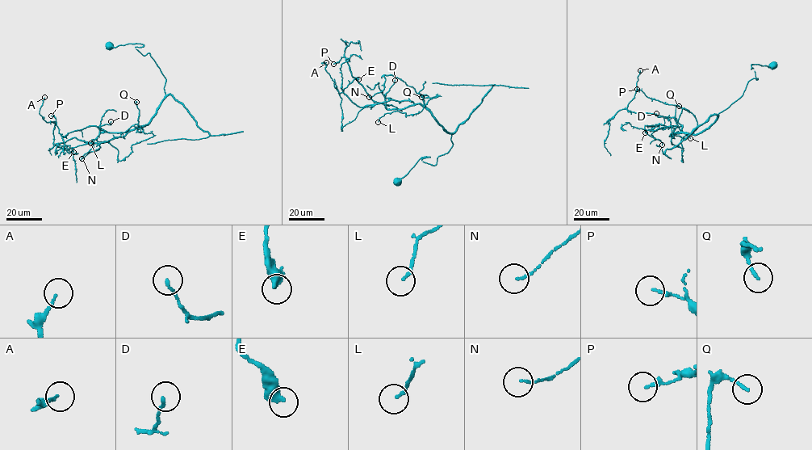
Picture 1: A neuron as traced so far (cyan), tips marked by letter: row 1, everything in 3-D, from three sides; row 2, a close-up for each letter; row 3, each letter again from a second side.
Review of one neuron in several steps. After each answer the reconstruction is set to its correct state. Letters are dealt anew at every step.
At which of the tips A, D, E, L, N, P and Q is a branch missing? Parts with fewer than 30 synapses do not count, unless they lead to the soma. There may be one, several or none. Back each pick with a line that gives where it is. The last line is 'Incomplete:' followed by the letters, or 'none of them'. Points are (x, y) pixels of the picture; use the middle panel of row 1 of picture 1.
Incomplete: none of them

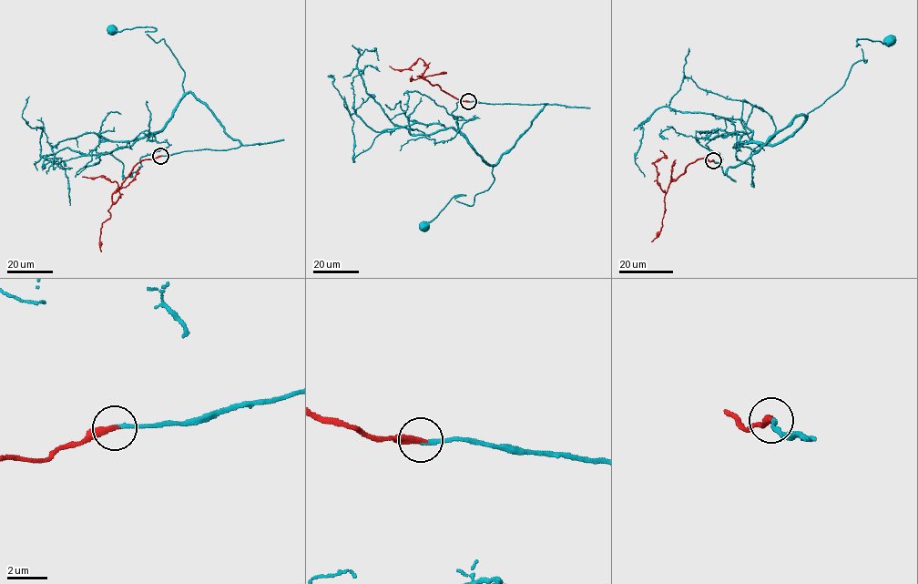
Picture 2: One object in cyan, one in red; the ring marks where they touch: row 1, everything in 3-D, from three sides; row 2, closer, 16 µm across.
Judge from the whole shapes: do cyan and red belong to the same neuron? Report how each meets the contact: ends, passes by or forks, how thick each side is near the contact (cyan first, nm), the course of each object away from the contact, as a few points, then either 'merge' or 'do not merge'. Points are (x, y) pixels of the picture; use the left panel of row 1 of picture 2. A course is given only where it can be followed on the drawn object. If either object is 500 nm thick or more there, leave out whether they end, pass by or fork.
cyan ends there; red ends there; 200 nm thick on the cyan side, 360 nm on the other; cyan runs (160, 156), (240, 143), (185, 93), (184, 71), (164, 39), (145, 32), (154, 27), (111, 29); red runs (160, 156), (137, 162), (112, 195), (114, 203), (120, 195), (117, 183), (104, 177), (82, 176); merge

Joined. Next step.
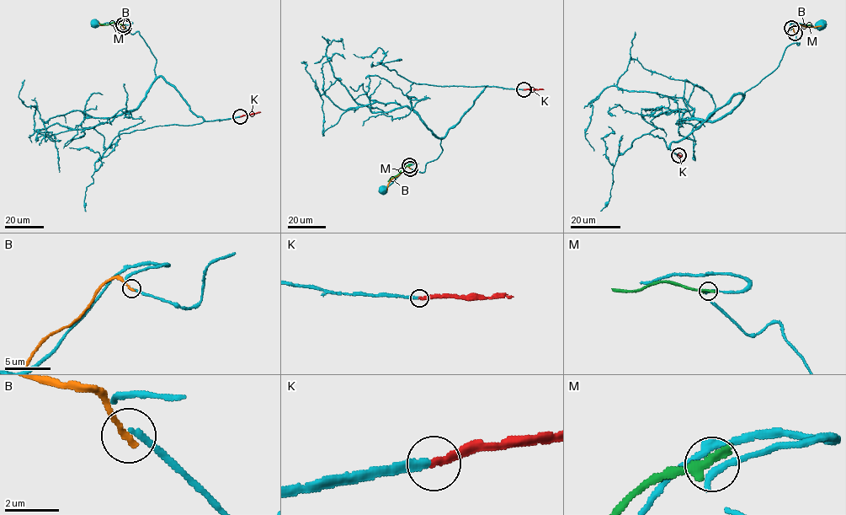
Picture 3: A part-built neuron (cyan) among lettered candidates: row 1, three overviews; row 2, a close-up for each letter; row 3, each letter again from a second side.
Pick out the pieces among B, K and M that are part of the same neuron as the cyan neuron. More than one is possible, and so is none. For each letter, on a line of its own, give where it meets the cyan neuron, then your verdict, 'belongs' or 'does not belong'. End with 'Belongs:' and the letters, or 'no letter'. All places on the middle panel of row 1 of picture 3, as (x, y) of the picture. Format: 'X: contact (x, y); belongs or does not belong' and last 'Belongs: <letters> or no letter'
B: contact (410, 168); does not belong
K: contact (524, 89); belongs
M: contact (409, 165); does not belong
Belongs: K

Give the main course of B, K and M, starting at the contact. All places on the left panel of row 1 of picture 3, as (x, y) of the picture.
B: (124, 27), (113, 22), (103, 25), (99, 22)
K: (241, 116), (261, 112)
M: (123, 24), (100, 24)

